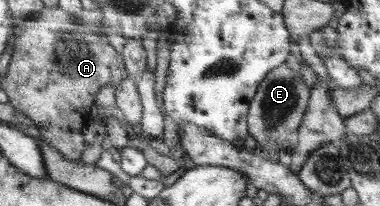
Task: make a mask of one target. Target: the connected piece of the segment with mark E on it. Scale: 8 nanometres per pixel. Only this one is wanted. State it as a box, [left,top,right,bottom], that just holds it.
[247,64,310,165]

